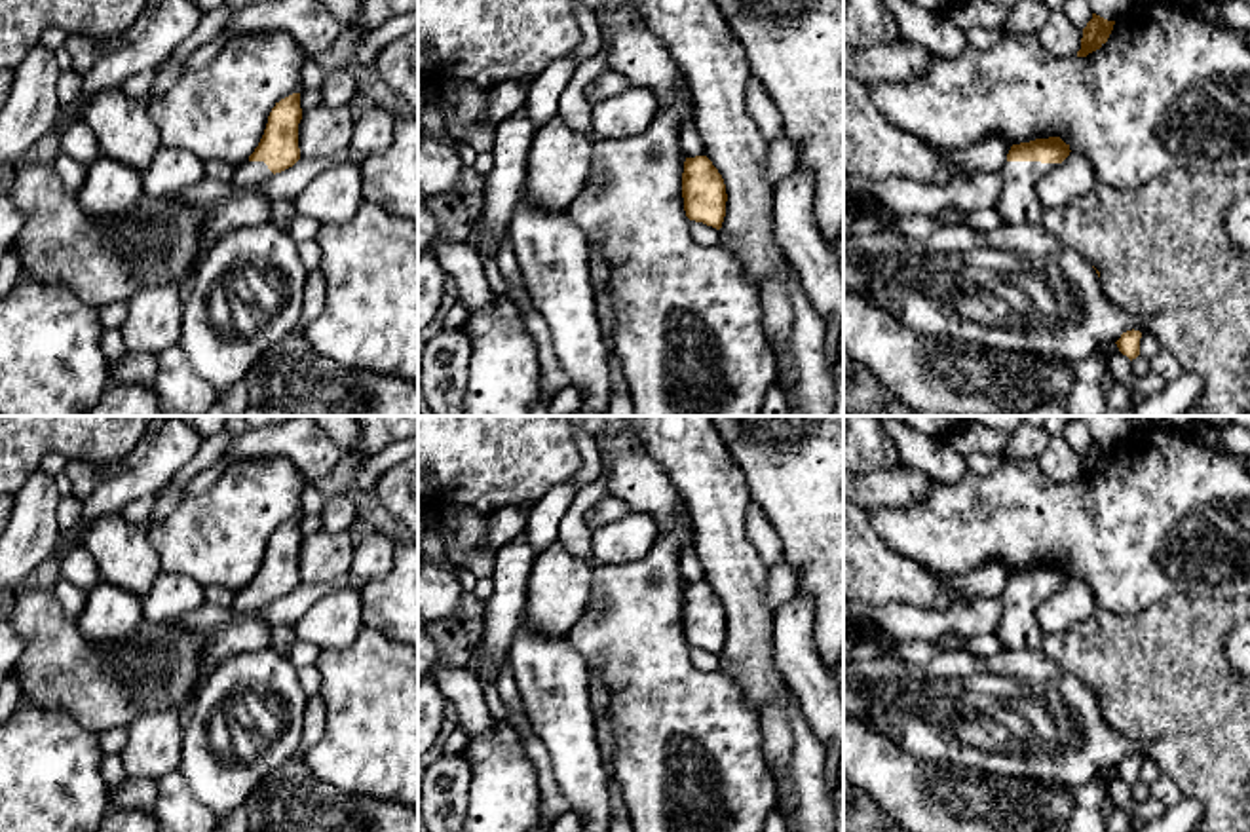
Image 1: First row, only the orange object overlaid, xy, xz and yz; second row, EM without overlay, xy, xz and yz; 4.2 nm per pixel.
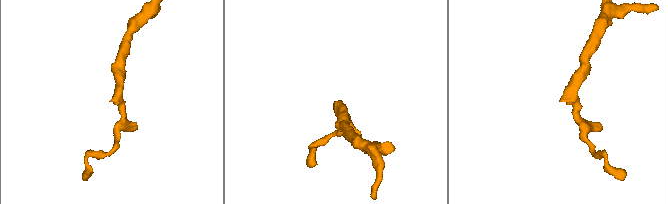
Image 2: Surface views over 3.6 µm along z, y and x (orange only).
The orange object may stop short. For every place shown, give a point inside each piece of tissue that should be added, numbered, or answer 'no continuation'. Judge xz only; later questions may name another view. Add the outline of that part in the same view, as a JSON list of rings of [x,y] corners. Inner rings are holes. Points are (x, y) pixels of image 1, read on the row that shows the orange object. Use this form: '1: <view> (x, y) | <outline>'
no continuation

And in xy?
1: xy (246, 206) | [[[243,161],[232,177],[234,192],[205,207],[199,228],[199,258],[226,232],[241,226],[258,226],[270,222],[272,203],[260,194],[258,186],[274,173],[264,161]]]

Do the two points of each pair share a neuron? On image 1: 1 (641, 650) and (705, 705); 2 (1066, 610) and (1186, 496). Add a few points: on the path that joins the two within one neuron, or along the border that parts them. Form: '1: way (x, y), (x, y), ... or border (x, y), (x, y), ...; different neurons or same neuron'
1: way (656, 665), (690, 699); same neuron
2: border (1074, 574), (1087, 584), (1098, 606); different neurons

